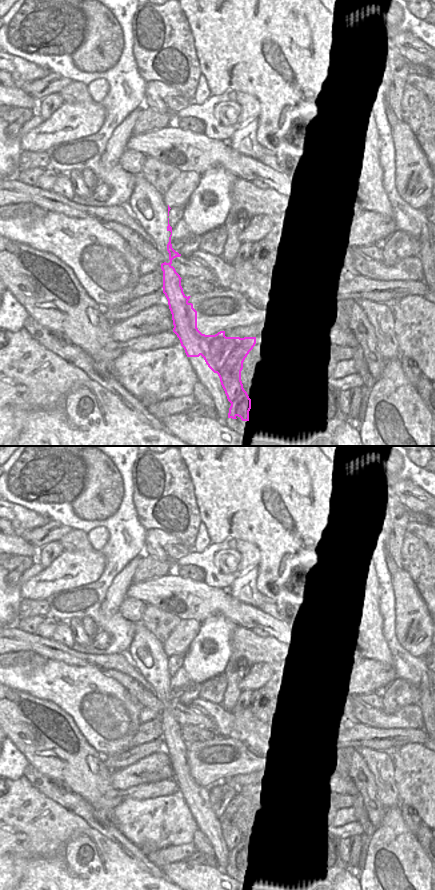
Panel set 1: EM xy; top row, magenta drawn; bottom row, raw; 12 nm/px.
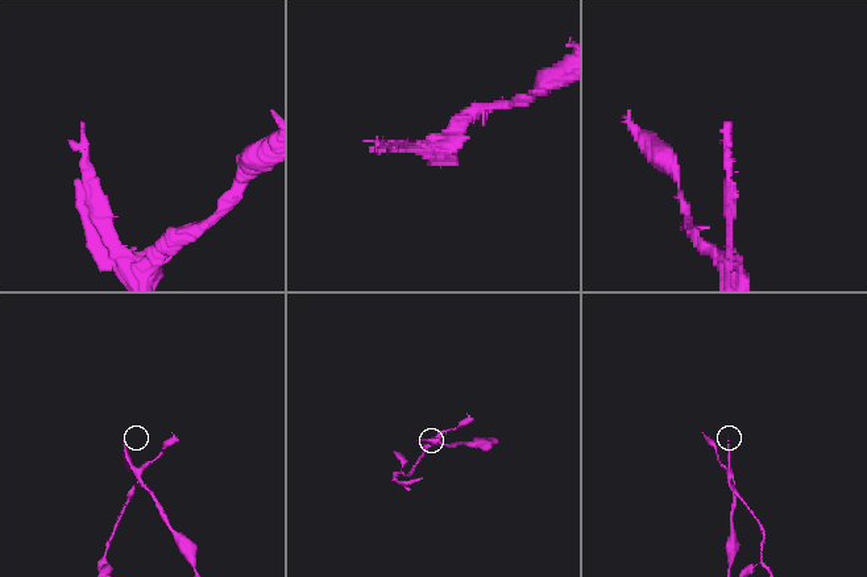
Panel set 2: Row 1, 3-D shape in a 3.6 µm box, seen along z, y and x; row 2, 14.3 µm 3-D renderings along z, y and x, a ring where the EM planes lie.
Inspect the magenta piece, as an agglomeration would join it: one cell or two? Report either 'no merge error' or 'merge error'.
merge error

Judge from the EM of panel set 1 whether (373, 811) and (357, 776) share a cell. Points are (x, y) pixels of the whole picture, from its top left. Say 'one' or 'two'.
one

